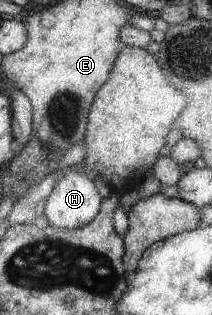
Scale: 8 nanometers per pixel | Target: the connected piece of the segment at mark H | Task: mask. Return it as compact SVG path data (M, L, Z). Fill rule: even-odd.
M64 171L47 199L46 215L55 229L81 229L101 213L105 197L85 171Z

